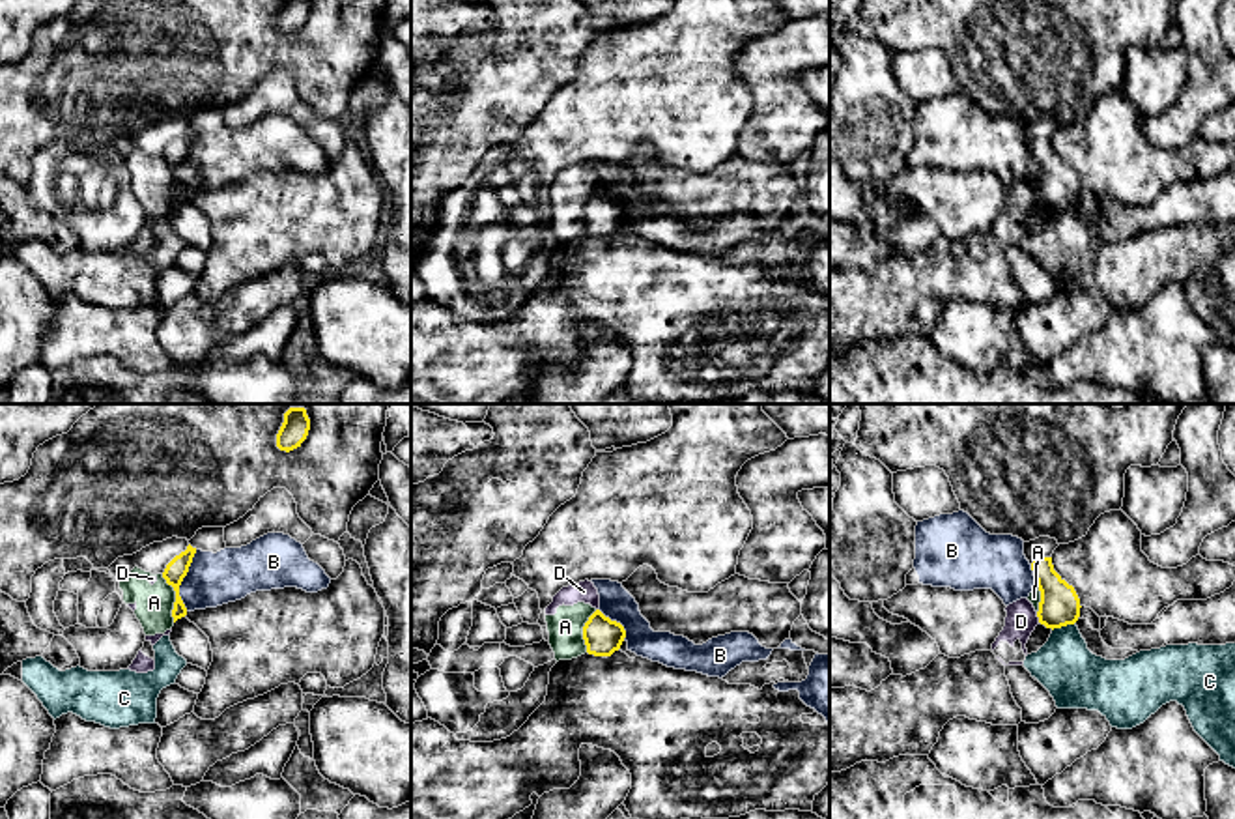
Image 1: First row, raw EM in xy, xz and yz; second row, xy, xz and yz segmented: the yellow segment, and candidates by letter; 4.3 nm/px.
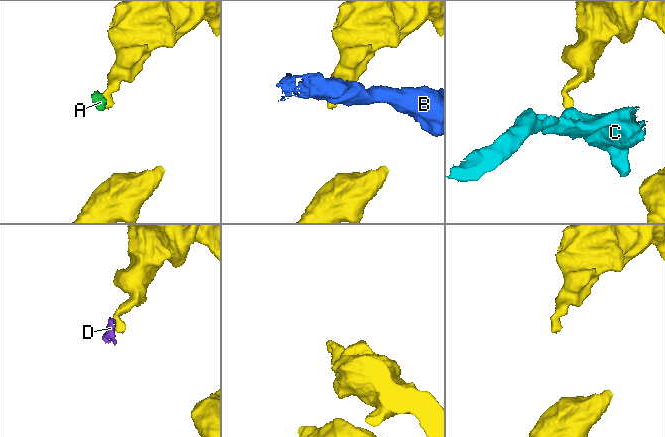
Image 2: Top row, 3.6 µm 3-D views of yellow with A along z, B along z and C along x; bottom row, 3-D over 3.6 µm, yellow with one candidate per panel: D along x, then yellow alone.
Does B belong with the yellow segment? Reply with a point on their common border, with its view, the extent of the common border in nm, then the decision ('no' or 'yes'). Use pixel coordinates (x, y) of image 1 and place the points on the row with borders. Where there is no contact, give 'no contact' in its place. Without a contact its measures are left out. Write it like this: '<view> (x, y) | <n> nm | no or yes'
xy (182, 580) | 260 nm | no

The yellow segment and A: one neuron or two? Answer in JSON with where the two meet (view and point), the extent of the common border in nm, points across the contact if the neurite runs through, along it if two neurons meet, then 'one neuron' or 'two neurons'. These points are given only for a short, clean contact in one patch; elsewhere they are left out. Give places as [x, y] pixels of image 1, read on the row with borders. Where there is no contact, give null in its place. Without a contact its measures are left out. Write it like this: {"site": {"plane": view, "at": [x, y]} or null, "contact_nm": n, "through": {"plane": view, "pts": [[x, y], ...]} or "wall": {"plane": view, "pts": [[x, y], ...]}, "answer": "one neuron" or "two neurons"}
{"site": {"plane": "xy", "at": [176, 599]}, "contact_nm": 220, "wall": {"plane": "xy", "pts": [[161, 574], [174, 591], [174, 621]]}, "answer": "two neurons"}

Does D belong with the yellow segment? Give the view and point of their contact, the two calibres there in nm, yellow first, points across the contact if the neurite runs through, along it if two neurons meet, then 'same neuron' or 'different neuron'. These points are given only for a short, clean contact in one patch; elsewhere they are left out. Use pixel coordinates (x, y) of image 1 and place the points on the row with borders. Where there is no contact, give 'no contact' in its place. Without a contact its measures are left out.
meets yellow in yz at (1037, 616); 170 nm thick on the yellow side, 140 nm on the other; border along yz (1036, 612), (1039, 621); different neuron

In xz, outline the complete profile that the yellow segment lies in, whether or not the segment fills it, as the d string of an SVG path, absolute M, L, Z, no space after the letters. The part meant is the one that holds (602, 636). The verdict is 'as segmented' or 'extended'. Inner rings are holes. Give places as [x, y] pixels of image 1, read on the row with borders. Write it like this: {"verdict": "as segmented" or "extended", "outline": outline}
{"verdict": "as segmented", "outline": "M596 610L583 626L587 653L594 656L611 656L620 649L624 638L624 626L605 617L600 610Z"}

